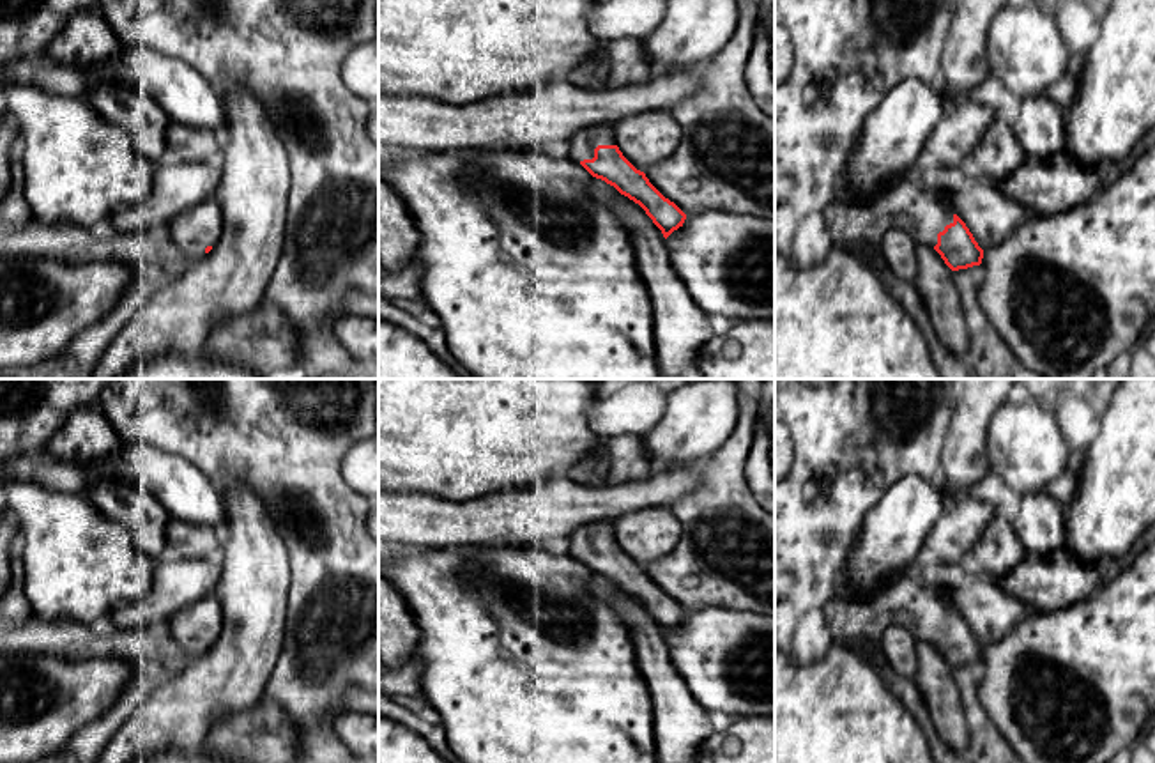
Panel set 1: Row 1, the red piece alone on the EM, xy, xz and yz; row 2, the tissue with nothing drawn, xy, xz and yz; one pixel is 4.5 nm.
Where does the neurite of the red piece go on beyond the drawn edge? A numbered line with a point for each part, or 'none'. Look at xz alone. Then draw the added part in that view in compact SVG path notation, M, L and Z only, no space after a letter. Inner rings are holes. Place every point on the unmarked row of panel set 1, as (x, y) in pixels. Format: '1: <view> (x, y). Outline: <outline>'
1: xz (584, 539). Outline: M600 520L575 529L575 533L570 536L571 540L570 556L575 559L593 556L594 545L598 542L616 542L612 522L614 520Z

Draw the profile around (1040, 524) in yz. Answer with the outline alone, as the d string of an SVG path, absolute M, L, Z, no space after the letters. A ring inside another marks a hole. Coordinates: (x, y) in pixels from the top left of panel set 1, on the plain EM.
M1045 490L1021 496L1012 528L1028 556L1047 556L1067 547L1065 508Z

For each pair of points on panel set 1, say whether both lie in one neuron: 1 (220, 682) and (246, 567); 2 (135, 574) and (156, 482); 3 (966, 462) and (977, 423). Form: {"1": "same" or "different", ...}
{"1": "same", "2": "different", "3": "same"}

